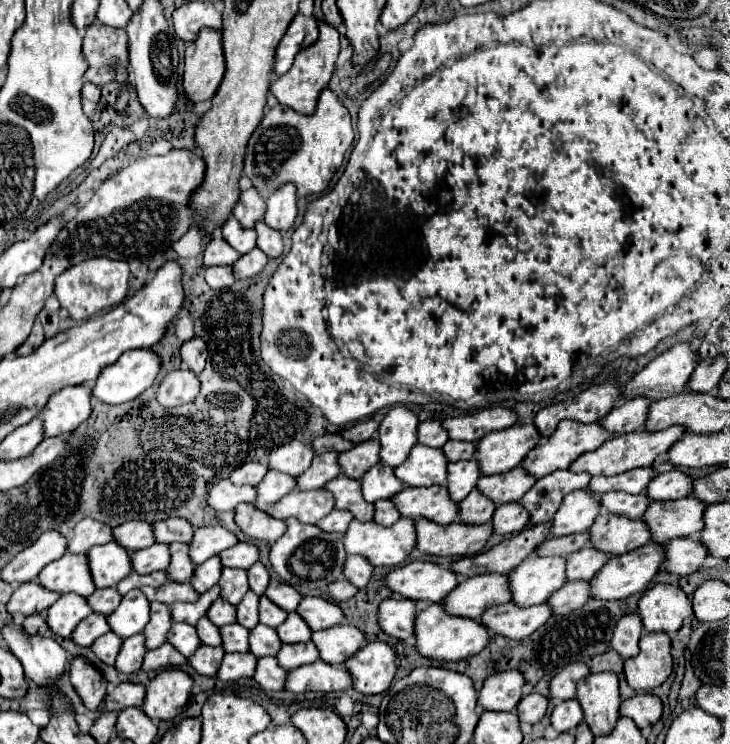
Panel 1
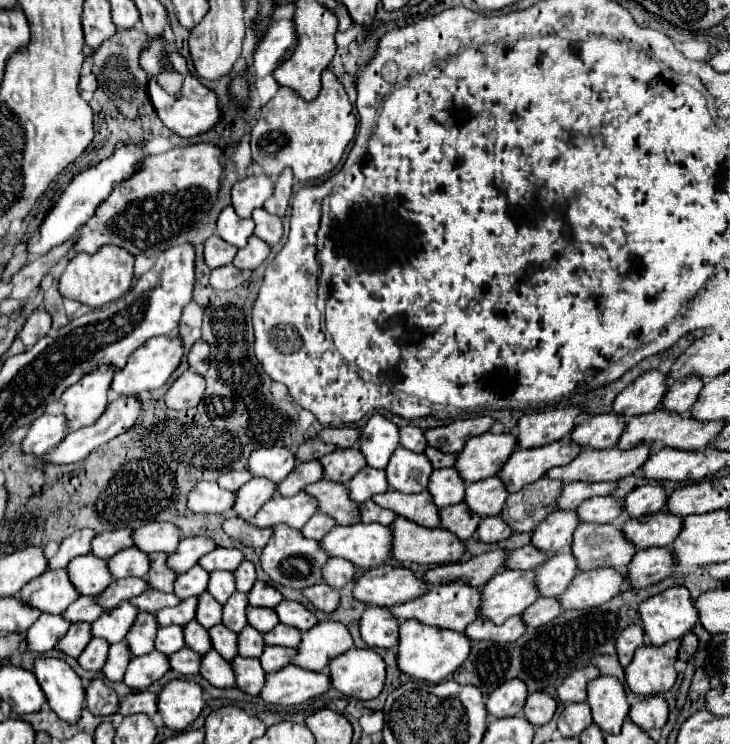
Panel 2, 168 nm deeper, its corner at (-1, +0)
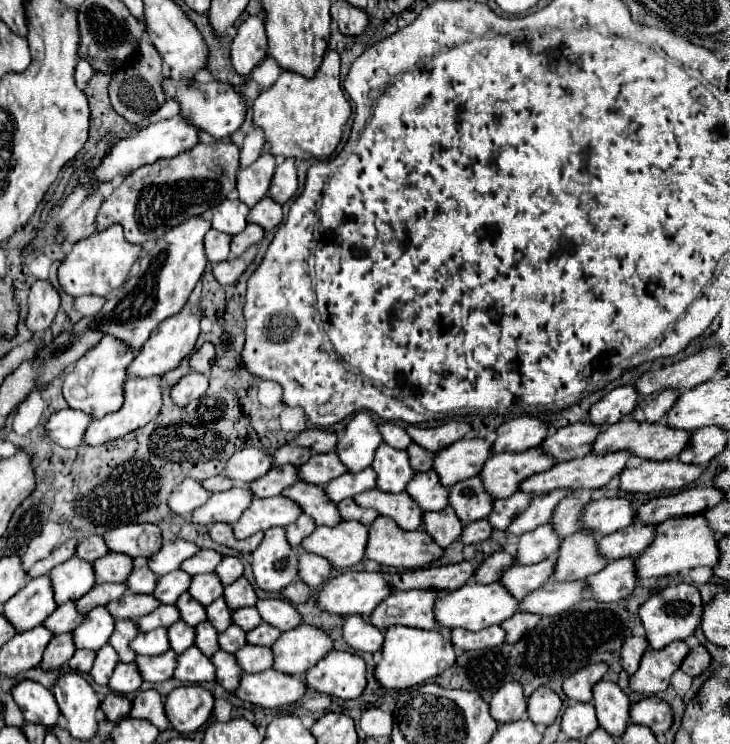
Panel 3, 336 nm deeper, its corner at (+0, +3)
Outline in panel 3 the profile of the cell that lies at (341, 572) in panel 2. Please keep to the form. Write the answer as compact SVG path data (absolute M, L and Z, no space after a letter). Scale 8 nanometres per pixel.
M308 552L300 554L300 558L298 558L298 578L306 586L320 588L320 584L324 584L324 580L328 580L330 572L332 572L332 564L328 564L324 558L312 556Z

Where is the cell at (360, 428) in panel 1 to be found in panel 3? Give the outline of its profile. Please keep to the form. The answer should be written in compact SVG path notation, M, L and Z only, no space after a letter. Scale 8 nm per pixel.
M314 428L314 430L304 430L304 432L300 432L300 434L294 438L294 442L296 442L298 446L310 448L312 452L324 454L324 452L332 452L332 450L334 450L334 446L336 446L336 436L334 436L332 432L328 432L328 430L318 430L318 428Z

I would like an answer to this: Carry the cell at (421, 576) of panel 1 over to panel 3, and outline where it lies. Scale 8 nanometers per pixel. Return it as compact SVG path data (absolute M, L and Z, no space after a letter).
M344 572L324 582L316 604L338 616L368 616L388 594L390 588L382 572Z

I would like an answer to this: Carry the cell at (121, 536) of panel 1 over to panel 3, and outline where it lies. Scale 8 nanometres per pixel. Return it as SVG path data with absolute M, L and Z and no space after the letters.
M88 536L88 538L80 540L78 546L76 546L76 552L74 552L74 556L82 558L82 560L86 560L90 564L94 560L98 560L100 556L104 556L104 554L108 554L108 548L106 548L102 536Z

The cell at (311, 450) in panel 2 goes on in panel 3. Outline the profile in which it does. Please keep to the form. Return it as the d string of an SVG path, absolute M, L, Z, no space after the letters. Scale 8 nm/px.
M288 442L288 444L280 446L280 448L272 454L272 464L276 464L276 466L278 466L278 464L294 464L294 466L300 466L300 464L308 462L310 456L312 456L310 450L300 448L298 444Z

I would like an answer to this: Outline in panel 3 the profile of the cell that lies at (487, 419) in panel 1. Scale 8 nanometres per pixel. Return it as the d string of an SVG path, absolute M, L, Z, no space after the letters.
M446 422L440 426L432 426L432 428L420 428L420 426L408 426L406 428L412 442L416 442L418 446L426 448L432 454L454 444L456 440L460 440L470 430L472 430L470 424L466 424L466 422Z

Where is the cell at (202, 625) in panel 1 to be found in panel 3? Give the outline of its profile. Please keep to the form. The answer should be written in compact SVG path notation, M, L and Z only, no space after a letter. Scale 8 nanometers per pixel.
M182 620L174 622L168 628L168 642L170 642L170 650L174 650L176 654L188 650L192 646L192 628L188 628L188 624L184 624Z

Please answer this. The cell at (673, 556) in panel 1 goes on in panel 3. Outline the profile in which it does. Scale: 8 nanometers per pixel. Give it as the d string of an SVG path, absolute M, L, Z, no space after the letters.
M632 558L608 562L598 574L592 574L584 580L586 590L596 602L618 602L632 594L638 586L632 576Z

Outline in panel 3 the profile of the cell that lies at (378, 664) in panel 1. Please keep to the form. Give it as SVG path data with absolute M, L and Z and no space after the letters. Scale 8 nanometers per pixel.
M330 650L318 664L314 664L312 668L308 668L304 672L304 684L308 688L316 690L316 692L338 696L338 698L344 698L344 700L358 698L364 692L364 688L366 688L366 664L356 654Z

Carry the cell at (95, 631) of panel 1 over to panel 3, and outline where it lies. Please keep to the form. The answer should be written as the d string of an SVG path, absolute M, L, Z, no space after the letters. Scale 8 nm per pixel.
M64 634L64 636L54 636L50 640L50 644L44 650L44 658L40 662L42 670L56 670L62 664L66 664L72 654L74 654L76 646L72 644L72 634Z

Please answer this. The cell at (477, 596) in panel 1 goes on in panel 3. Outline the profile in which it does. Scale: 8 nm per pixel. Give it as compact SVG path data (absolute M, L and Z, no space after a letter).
M428 590L394 592L374 608L374 612L368 616L368 622L382 632L396 624L436 630L436 620L432 618L432 600L436 600L436 596L440 594Z

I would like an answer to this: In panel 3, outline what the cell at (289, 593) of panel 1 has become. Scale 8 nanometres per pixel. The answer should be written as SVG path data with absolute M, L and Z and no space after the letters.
M238 578L230 586L224 586L224 600L226 600L228 608L236 610L236 608L244 608L244 606L254 606L258 598L256 598L250 582L246 578Z

